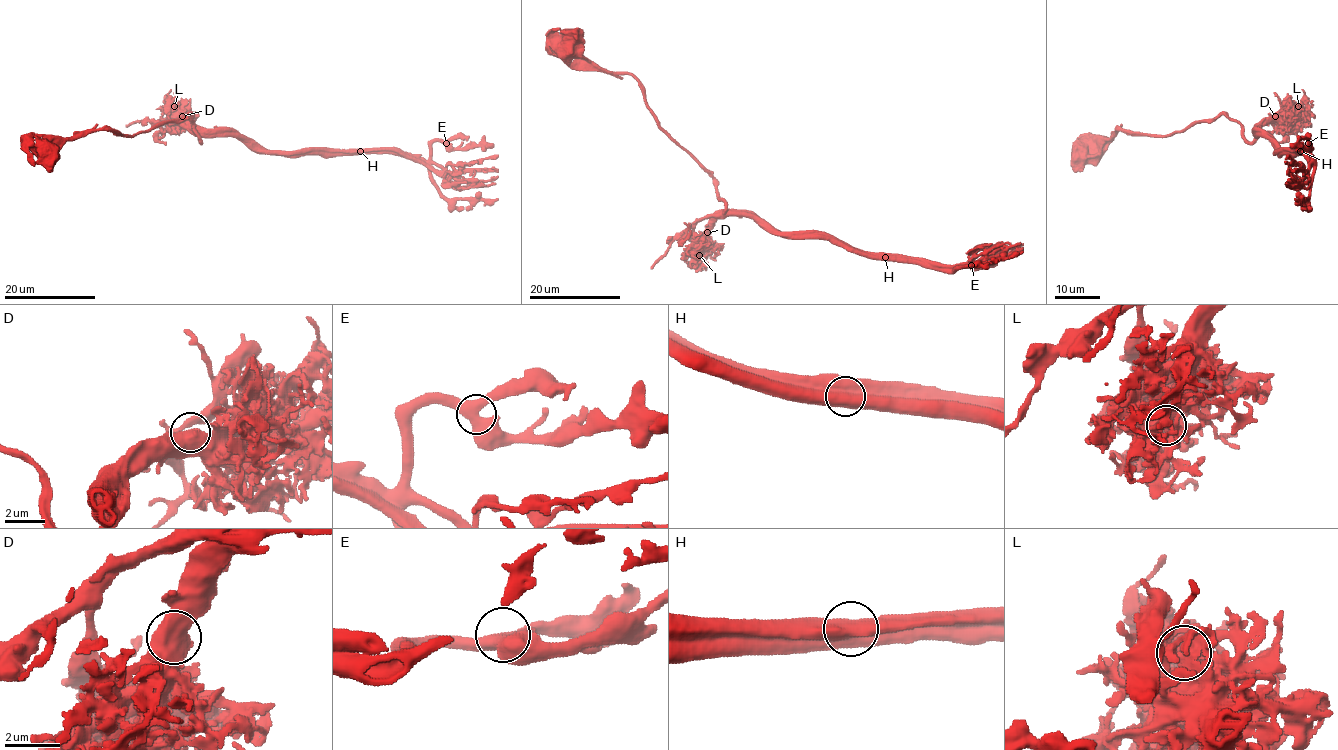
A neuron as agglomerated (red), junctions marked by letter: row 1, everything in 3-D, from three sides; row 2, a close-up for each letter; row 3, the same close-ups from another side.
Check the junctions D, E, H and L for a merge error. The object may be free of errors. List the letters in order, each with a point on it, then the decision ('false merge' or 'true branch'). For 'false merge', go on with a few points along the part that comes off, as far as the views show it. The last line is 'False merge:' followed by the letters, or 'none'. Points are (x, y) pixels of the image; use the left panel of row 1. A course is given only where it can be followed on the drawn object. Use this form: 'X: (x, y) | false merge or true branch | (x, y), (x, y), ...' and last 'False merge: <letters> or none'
D: (182, 116) | true branch
E: (446, 143) | true branch
H: (360, 151) | false merge | (360, 151), (266, 153), (229, 134), (192, 134), (176, 123), (135, 120), (126, 126)
L: (174, 106) | true branch
False merge: H

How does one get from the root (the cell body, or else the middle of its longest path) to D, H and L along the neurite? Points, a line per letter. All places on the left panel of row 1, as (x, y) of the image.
D: (50, 154), (83, 133), (109, 130), (134, 135), (188, 114), (200, 142), (182, 116)
H: (50, 154), (83, 133), (134, 135), (188, 114), (200, 142), (200, 136), (241, 135), (261, 150), (360, 151)
L: (50, 154), (83, 133), (109, 130), (134, 135), (188, 114), (200, 142), (174, 106)

